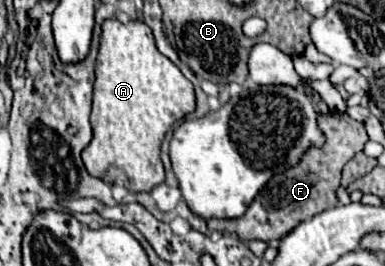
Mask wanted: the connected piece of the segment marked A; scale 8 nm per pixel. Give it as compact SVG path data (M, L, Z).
M109 18L101 26L101 44L95 62L95 84L93 84L93 140L83 150L83 162L91 176L97 176L109 184L123 184L131 192L149 192L157 184L165 182L163 164L159 158L161 142L167 130L181 120L185 114L195 108L195 92L193 84L181 74L181 70L159 50L155 48L155 40L151 28L141 20L119 22L117 18Z

